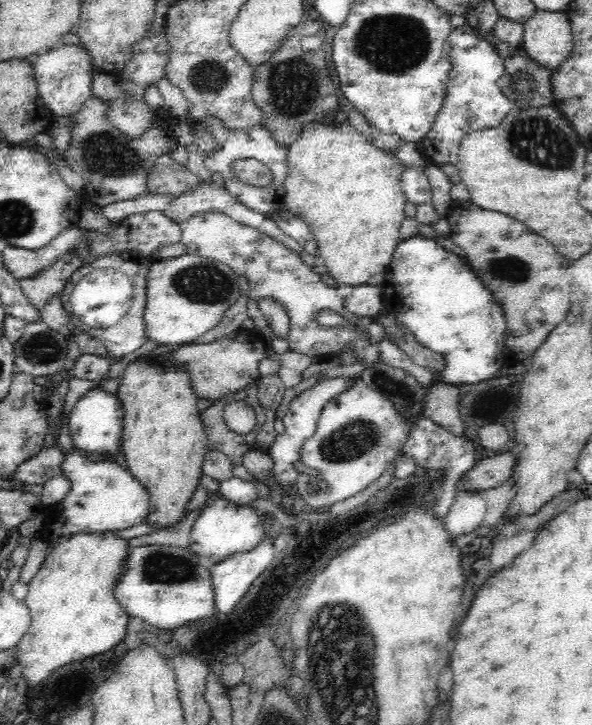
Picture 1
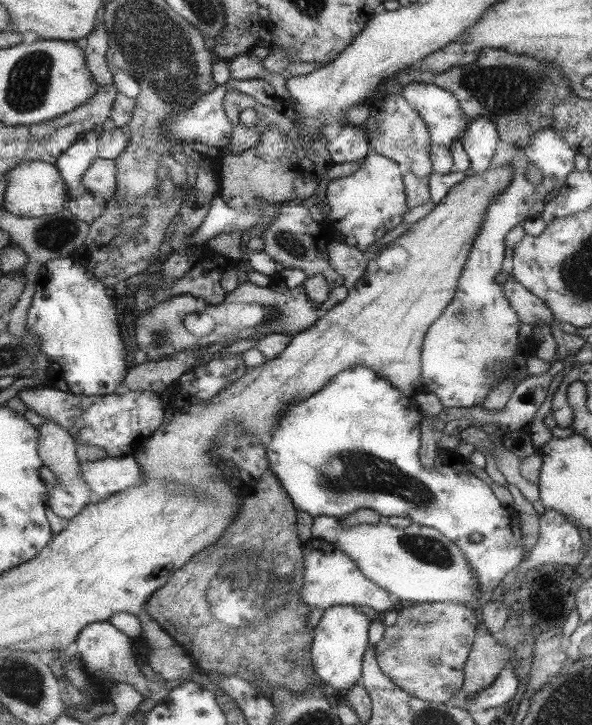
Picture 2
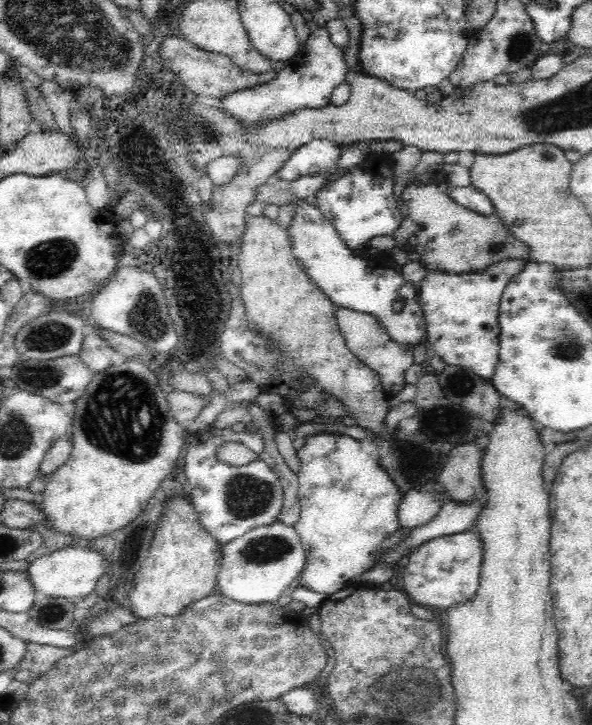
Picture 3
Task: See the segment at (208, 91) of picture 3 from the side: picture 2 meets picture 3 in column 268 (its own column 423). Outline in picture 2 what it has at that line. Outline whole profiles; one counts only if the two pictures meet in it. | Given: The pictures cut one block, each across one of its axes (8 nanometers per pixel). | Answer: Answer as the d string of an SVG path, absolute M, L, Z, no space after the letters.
M481 49L475 61L475 84L473 64L454 66L443 72L434 73L417 69L396 73L397 93L409 83L433 83L456 95L460 109L470 121L481 116L495 126L501 140L519 147L530 143L530 136L543 128L551 128L554 106L561 104L573 93L570 82L549 61L536 59L526 54L510 53L503 49Z

